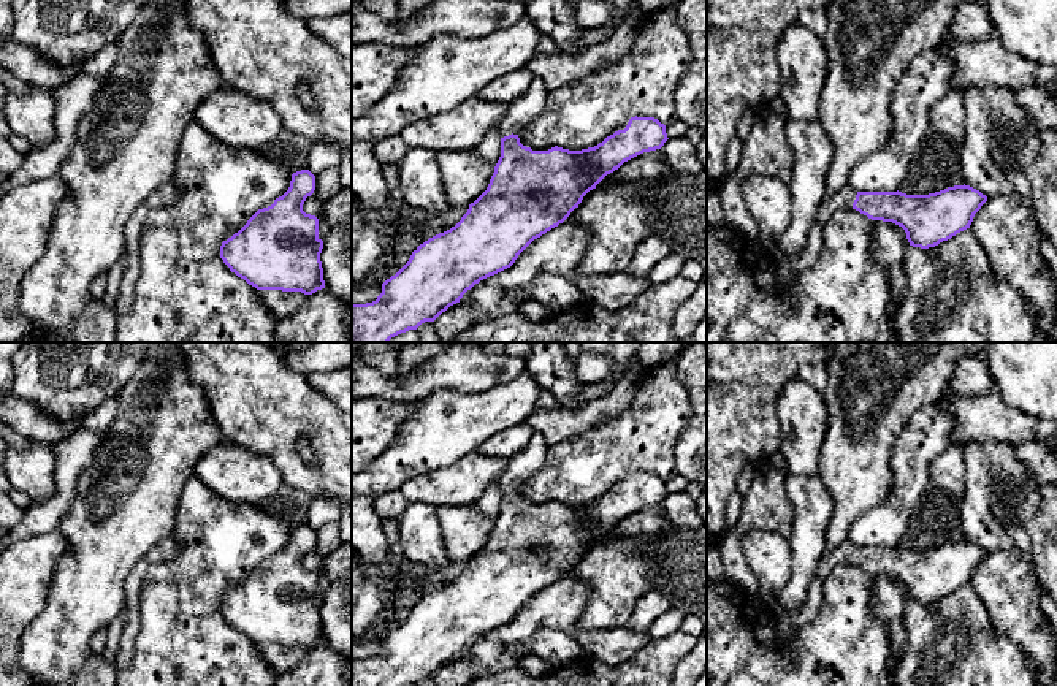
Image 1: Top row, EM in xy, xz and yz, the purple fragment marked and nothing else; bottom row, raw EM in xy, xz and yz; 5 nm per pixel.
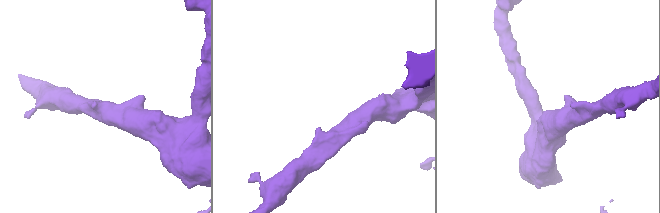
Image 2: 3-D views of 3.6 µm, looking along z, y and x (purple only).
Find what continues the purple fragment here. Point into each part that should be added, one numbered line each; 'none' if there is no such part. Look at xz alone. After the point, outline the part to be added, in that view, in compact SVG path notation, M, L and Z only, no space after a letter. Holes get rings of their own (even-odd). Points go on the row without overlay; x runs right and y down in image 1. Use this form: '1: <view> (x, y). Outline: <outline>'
1: xz (523, 464). Outline: M534 433L528 445L507 458L509 464L502 475L499 477L499 490L501 493L509 490L518 490L520 485L539 472L545 464L545 439L542 434Z

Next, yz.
1: yz (842, 555). Outline: M849 540L830 553L824 553L818 562L816 578L824 580L837 566L853 564L857 547Z

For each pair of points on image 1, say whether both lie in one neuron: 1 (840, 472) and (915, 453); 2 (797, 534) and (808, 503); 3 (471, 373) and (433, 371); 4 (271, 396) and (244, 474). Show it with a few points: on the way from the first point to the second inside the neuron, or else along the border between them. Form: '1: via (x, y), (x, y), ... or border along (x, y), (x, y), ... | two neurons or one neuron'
1: border along (907, 426), (892, 450), (892, 488), (886, 496) | two neurons
2: via (805, 526), (808, 523), (808, 510) | one neuron
3: via (461, 371), (442, 371) | one neuron
4: border along (224, 441), (265, 455), (281, 474) | two neurons

